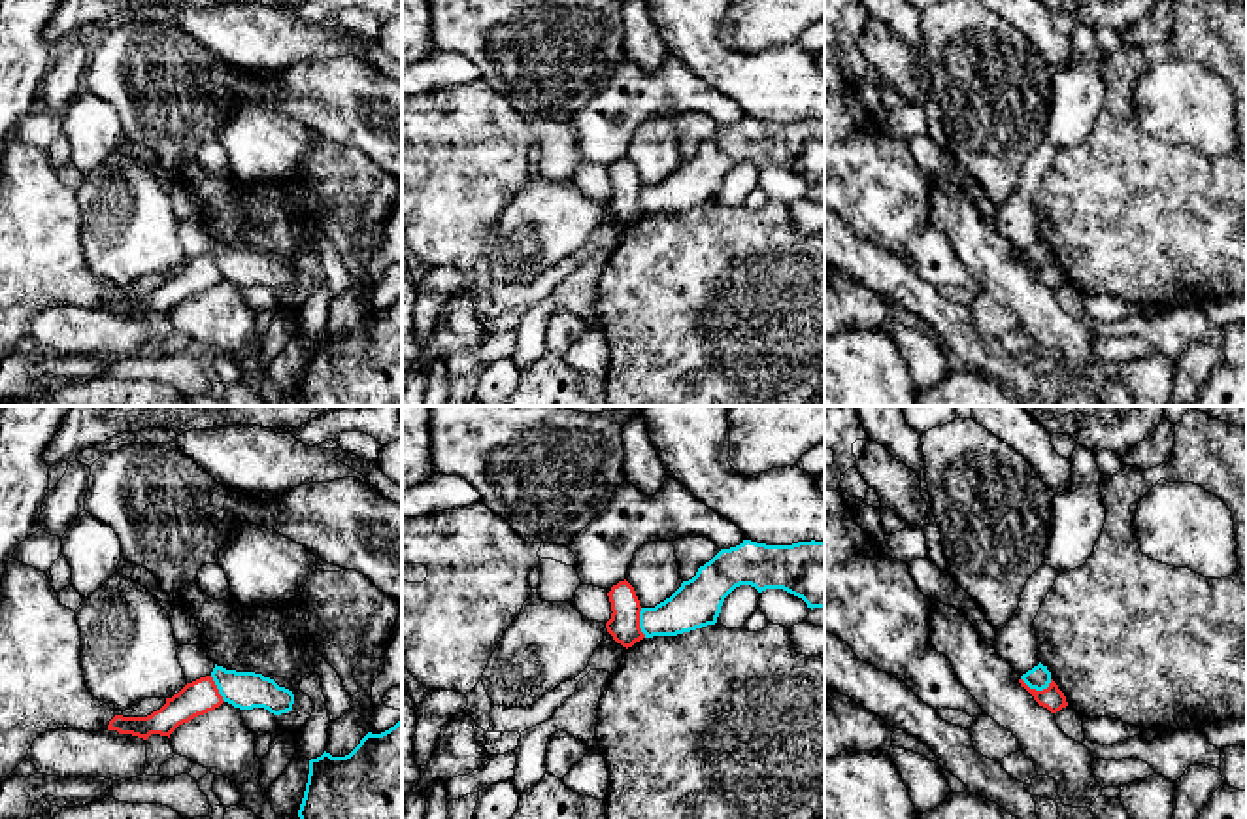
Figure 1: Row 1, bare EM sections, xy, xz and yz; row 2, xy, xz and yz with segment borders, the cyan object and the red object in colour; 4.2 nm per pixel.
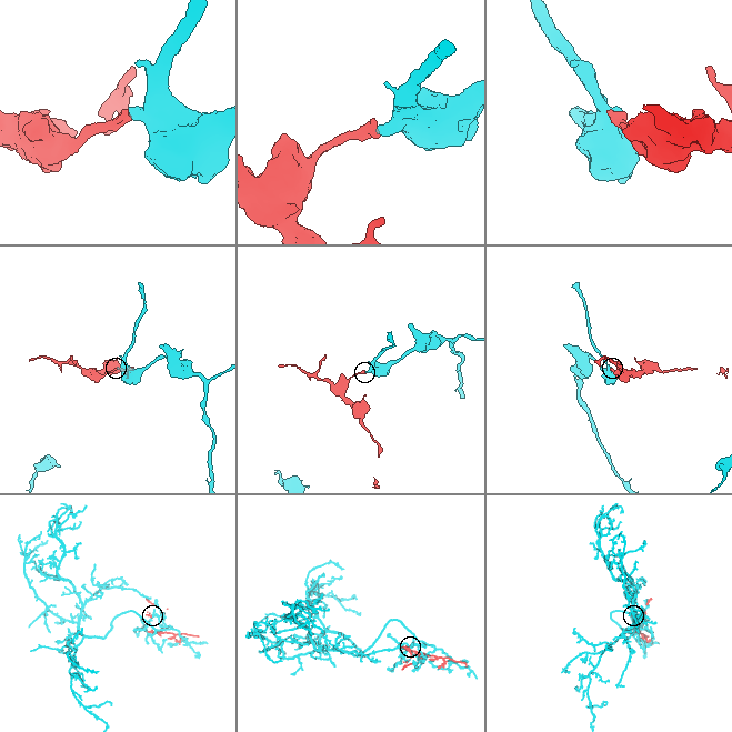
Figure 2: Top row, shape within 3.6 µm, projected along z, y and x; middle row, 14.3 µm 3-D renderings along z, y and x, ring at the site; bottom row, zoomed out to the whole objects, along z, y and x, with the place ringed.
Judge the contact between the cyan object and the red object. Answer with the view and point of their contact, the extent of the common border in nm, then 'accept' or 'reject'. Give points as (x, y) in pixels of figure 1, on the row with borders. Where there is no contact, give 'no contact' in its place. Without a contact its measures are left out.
meets cyan in yz at (1036, 689); contact 140 nm long; reject

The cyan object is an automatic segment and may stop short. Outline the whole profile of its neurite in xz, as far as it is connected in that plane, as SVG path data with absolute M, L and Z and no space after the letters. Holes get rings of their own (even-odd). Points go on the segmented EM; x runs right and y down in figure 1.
M743 540L721 549L696 576L655 608L641 608L645 638L677 636L715 625L724 598L740 585L783 589L807 608L824 608L824 542L766 545Z

